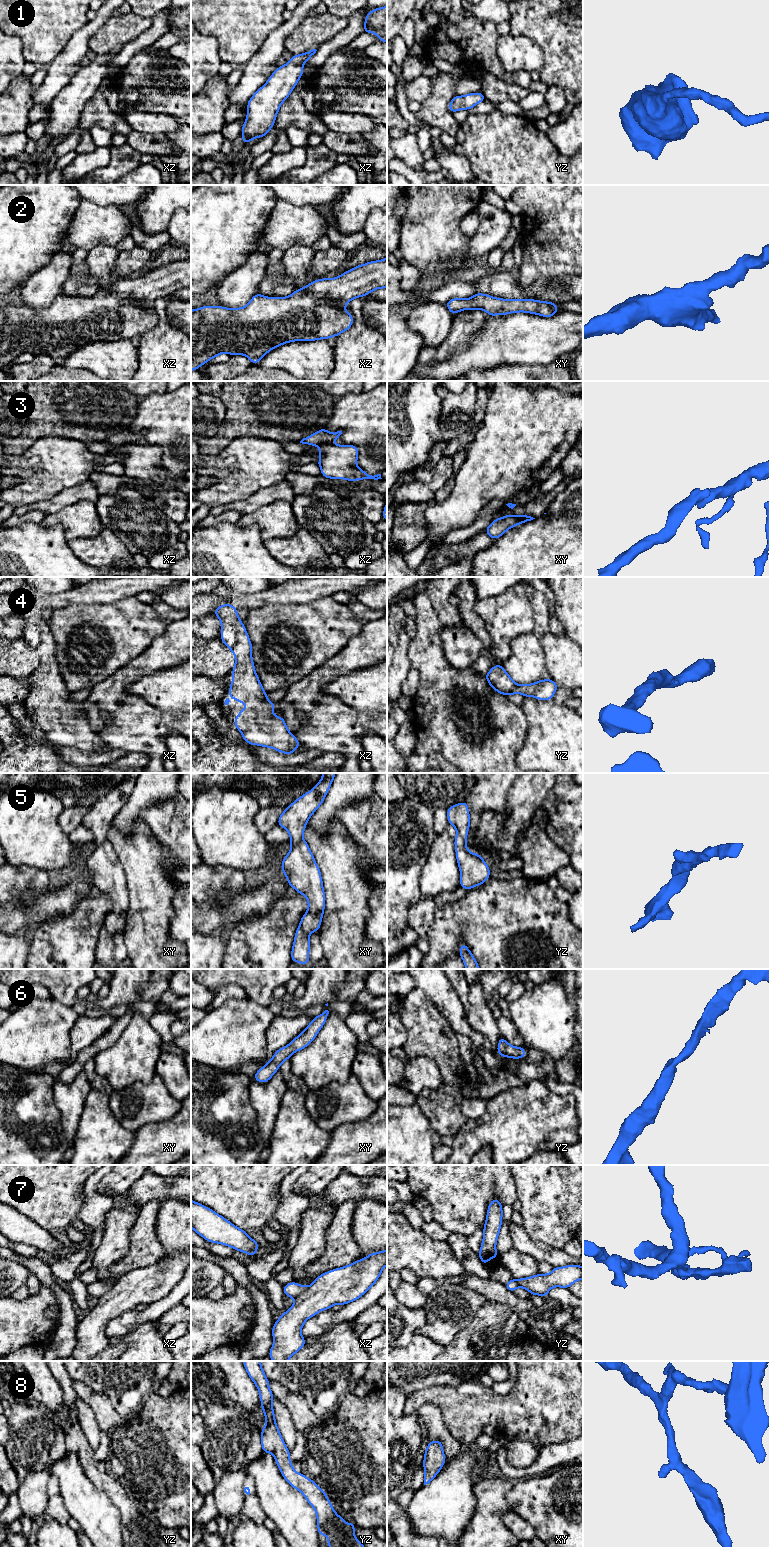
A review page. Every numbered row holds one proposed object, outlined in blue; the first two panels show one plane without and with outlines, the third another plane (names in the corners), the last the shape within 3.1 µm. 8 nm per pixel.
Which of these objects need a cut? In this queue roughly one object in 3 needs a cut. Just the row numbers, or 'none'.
3, 7

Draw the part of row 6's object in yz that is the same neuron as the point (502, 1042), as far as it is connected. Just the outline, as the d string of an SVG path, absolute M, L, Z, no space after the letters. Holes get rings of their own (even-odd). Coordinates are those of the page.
M502 1036L499 1038L497 1052L501 1057L520 1059L526 1057L526 1051L523 1047L514 1047L510 1045Z

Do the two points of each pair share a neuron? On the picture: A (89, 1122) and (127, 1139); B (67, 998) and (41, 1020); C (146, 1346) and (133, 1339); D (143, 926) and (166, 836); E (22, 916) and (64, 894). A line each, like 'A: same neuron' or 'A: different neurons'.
A: same neuron
B: different neurons
C: same neuron
D: different neurons
E: same neuron

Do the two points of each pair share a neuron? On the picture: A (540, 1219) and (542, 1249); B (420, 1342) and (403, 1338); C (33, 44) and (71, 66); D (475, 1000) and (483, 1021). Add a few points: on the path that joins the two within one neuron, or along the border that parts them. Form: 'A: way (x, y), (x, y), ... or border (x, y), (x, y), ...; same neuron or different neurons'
A: border (523, 1229), (533, 1240), (563, 1249); different neurons
B: border (416, 1333), (407, 1344), (397, 1347); different neurons
C: border (70, 38), (63, 50), (47, 69); different neurons
D: way (477, 1005), (479, 1016); same neuron

